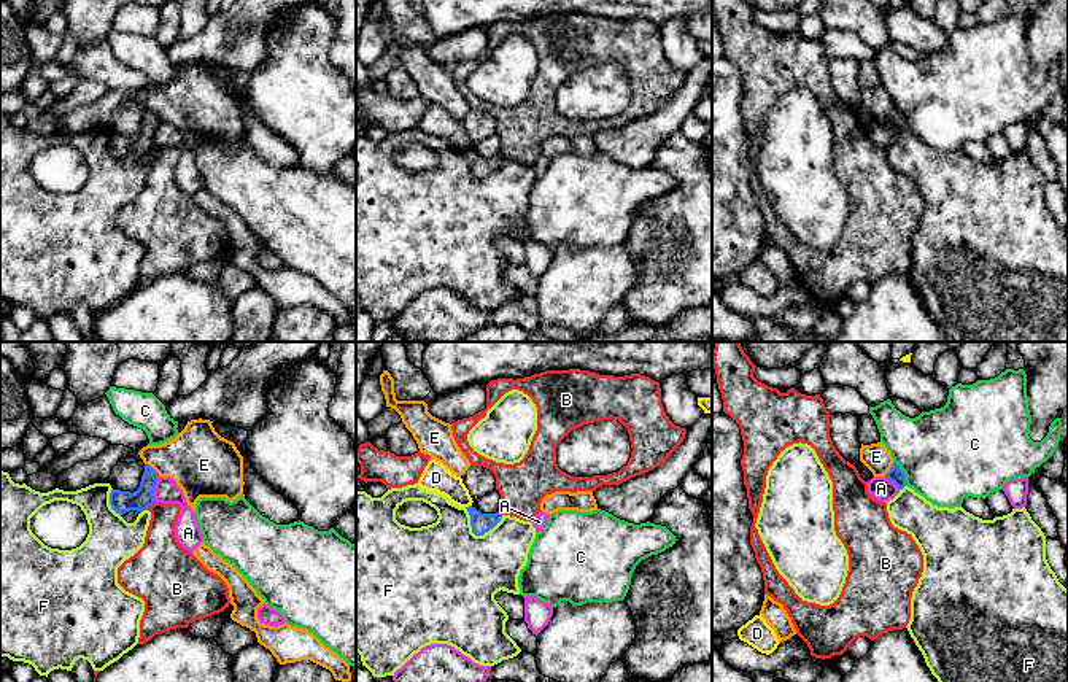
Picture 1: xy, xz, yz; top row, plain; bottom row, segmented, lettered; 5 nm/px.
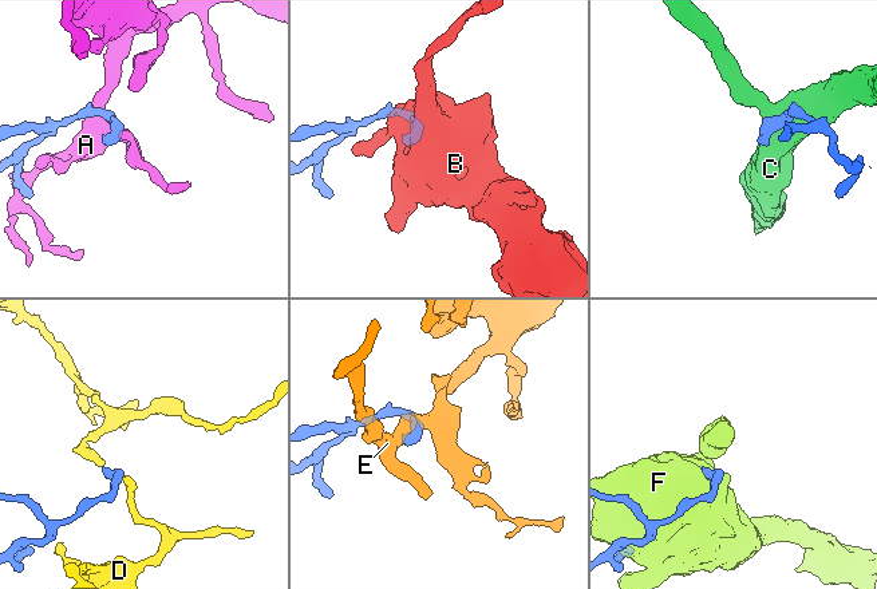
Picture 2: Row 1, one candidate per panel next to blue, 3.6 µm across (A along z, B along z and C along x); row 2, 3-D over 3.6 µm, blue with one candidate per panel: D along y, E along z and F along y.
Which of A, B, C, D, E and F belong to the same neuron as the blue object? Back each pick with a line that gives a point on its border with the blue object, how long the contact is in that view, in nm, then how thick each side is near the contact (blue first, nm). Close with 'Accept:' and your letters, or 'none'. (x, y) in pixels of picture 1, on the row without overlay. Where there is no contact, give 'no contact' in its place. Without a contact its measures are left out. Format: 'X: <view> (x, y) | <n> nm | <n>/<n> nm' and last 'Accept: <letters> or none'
Accept: none

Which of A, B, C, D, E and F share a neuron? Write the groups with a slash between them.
A / B / C / D / E / F

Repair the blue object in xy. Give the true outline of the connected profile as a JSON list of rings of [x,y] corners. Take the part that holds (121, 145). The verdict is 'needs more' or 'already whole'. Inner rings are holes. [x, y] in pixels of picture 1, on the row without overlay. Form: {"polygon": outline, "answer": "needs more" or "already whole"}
{"polygon": [[[145,108],[145,116],[141,119],[141,126],[137,135],[121,135],[121,134],[111,134],[110,137],[110,149],[111,153],[122,159],[129,154],[143,156],[149,149],[154,148],[154,130],[159,124],[159,118],[149,110]]], "answer": "already whole"}

